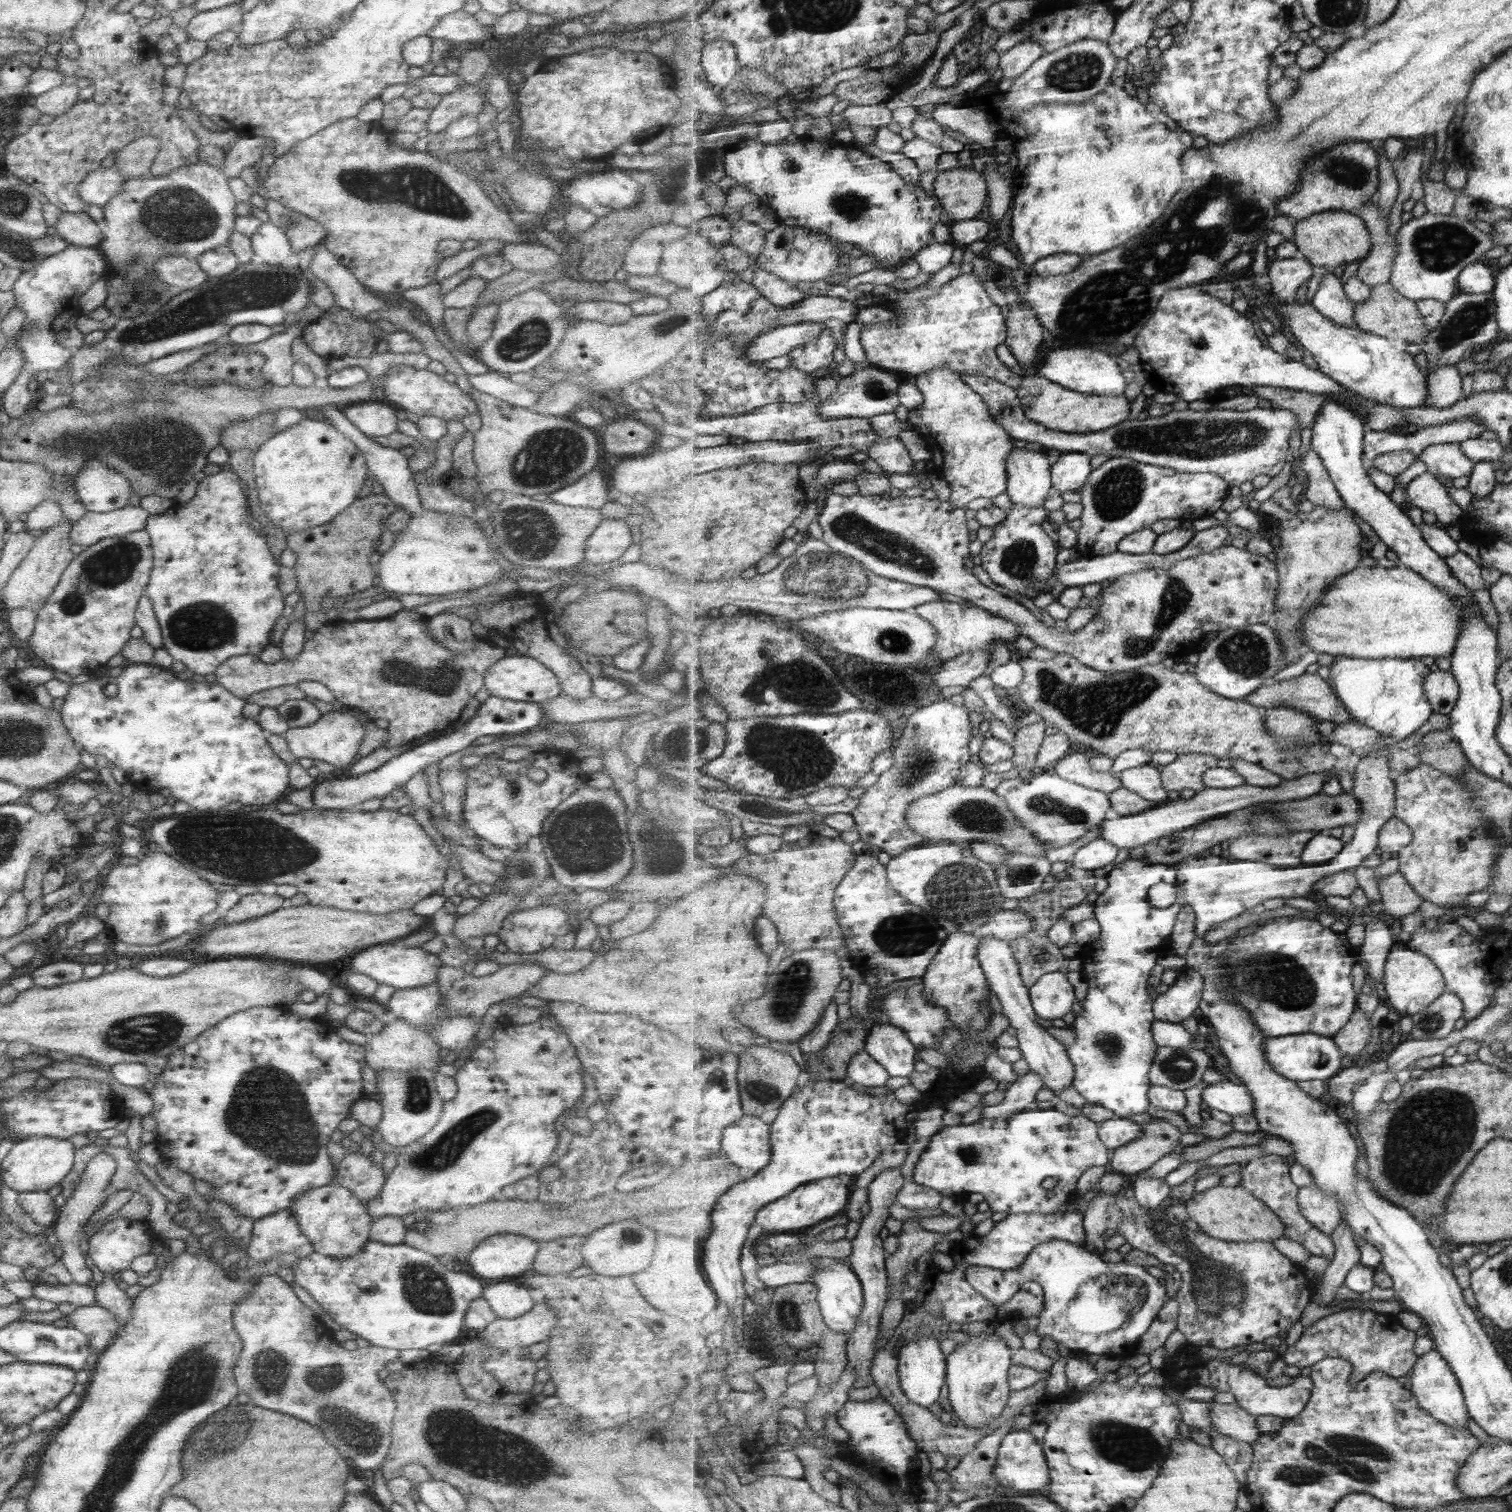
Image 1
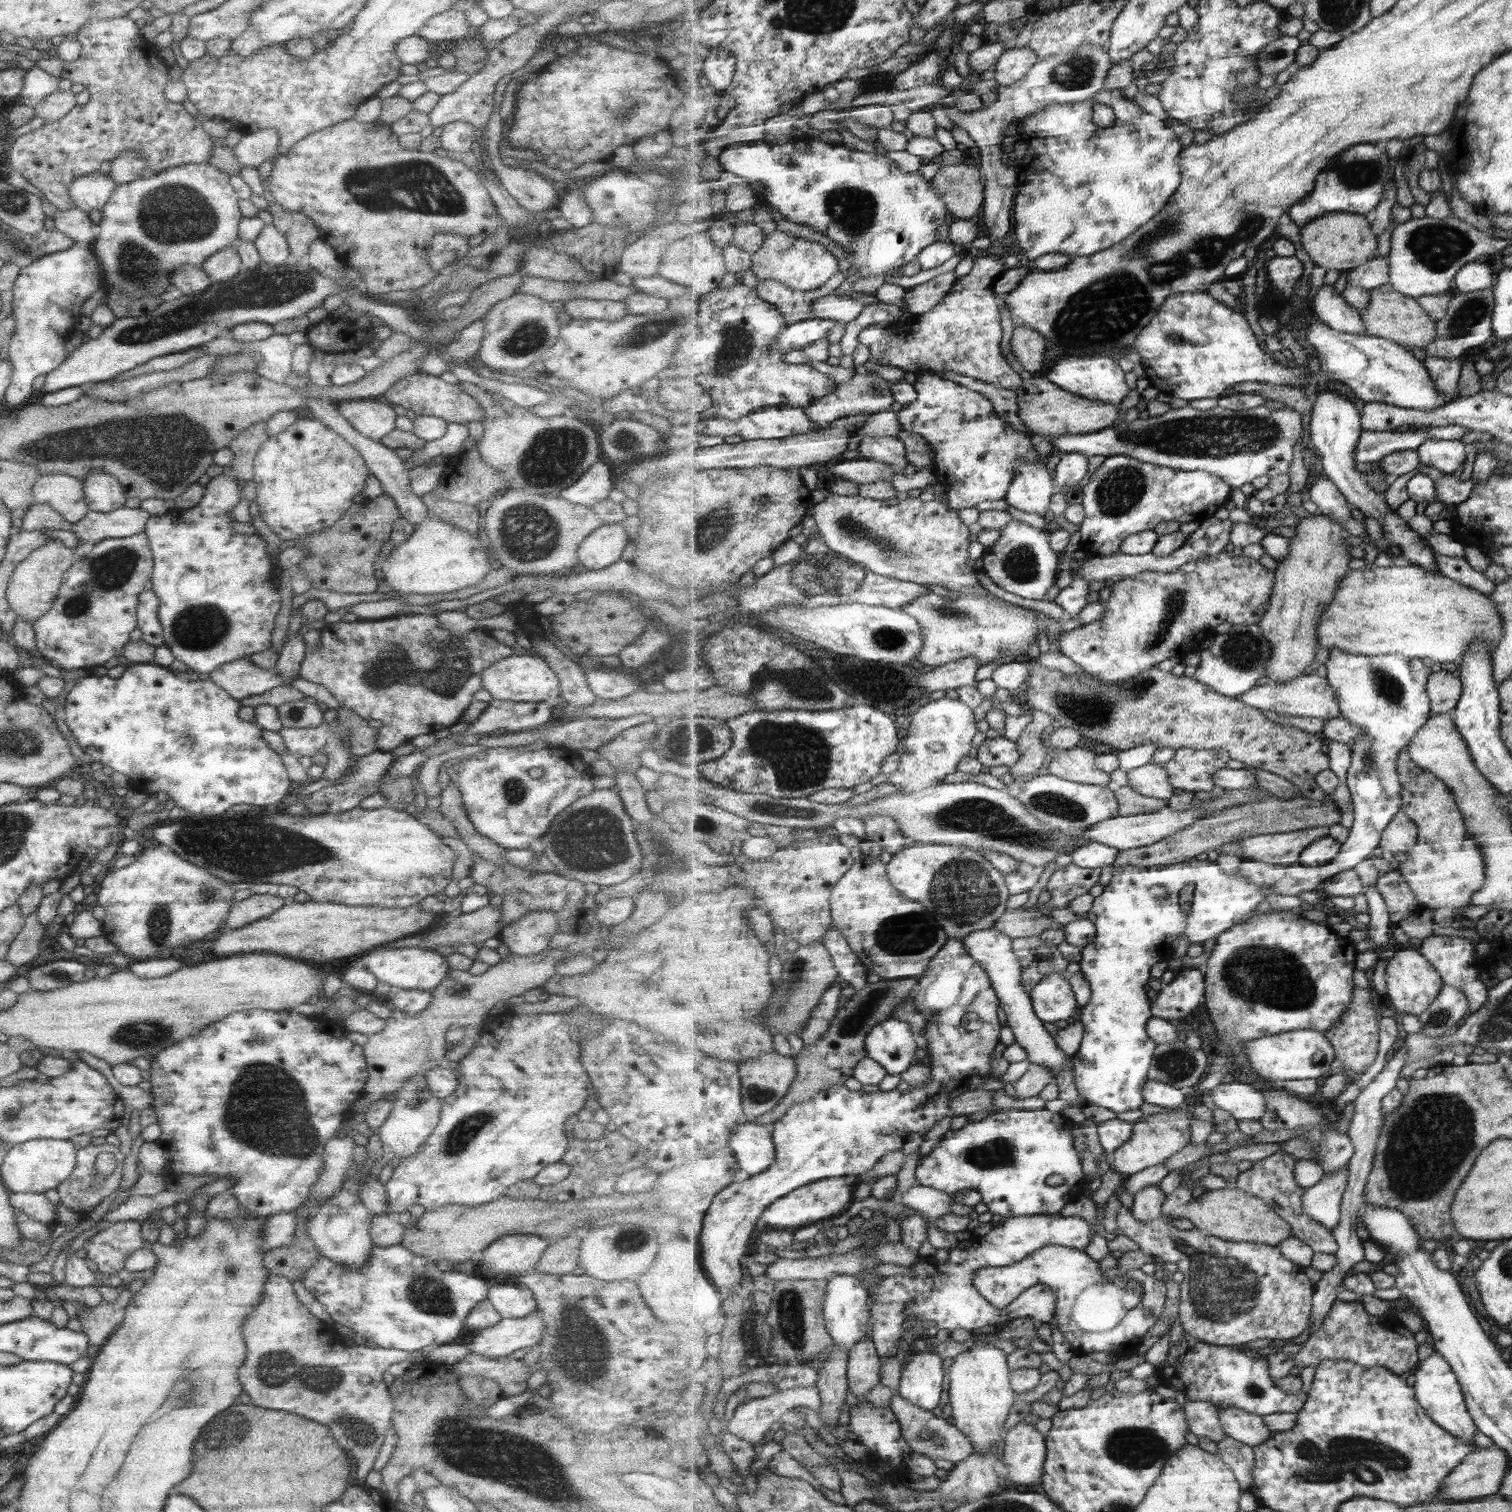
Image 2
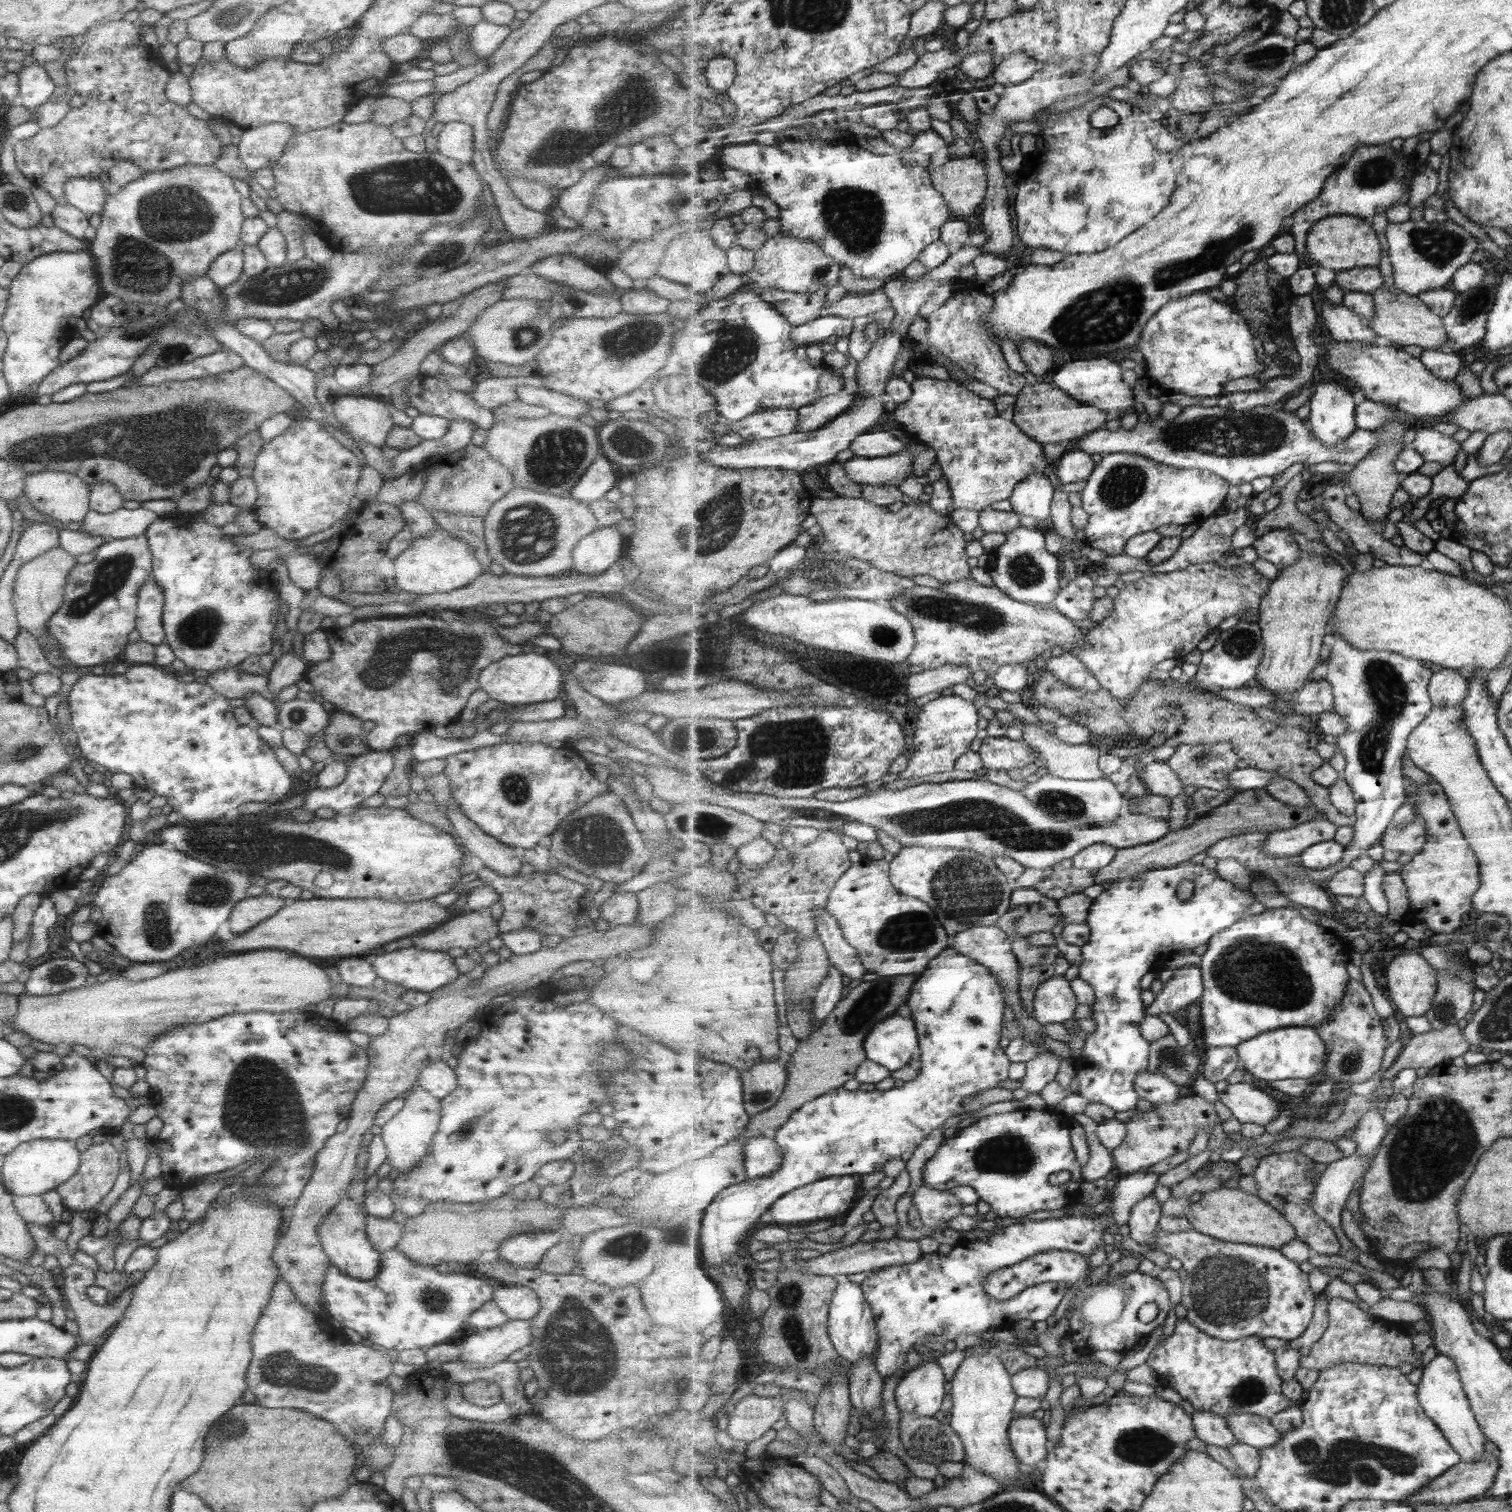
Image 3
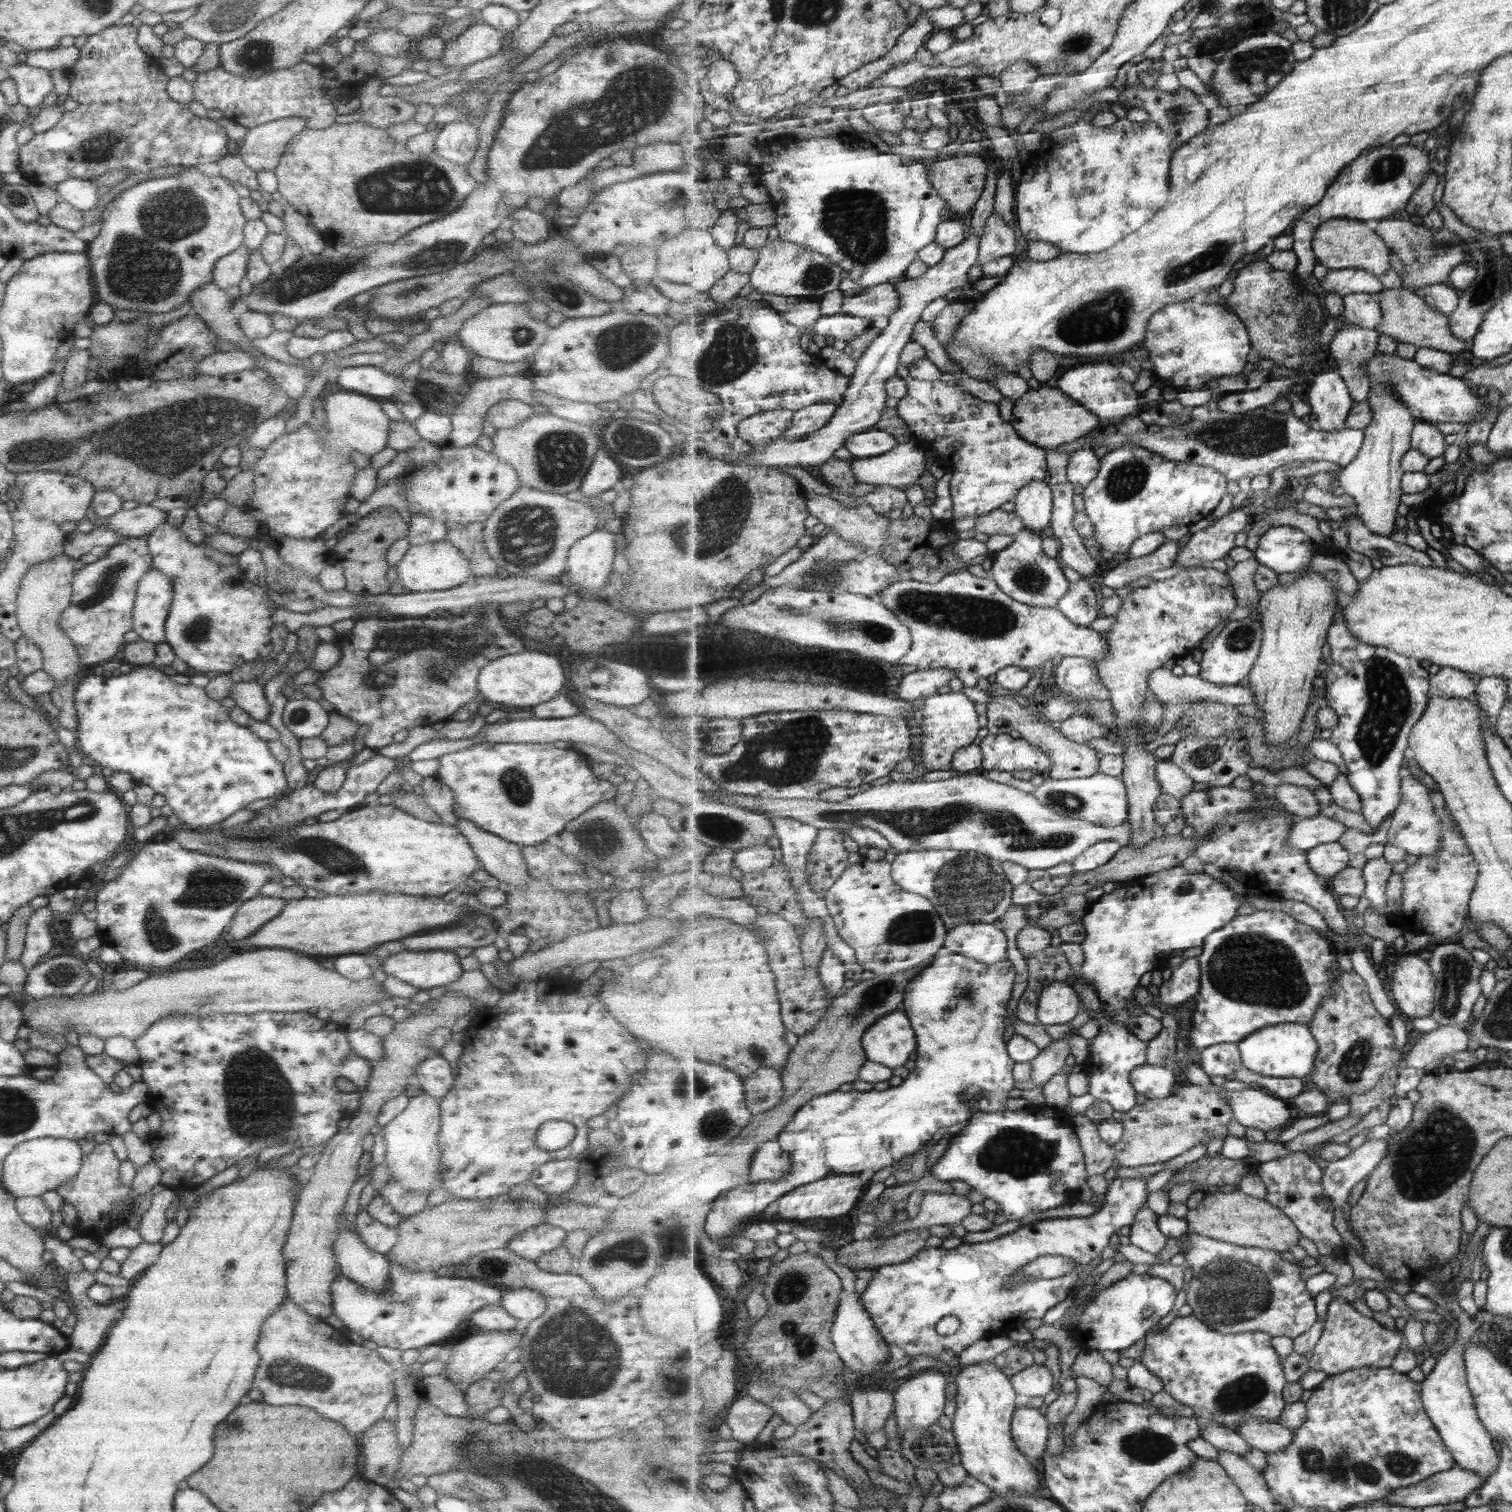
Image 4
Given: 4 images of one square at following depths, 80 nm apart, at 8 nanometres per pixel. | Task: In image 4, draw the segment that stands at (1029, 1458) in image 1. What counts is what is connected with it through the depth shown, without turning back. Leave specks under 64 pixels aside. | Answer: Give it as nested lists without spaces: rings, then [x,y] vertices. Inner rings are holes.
[[[1020,1405],[1014,1412],[1012,1420],[1012,1435],[1017,1448],[1033,1458],[1043,1459],[1047,1456],[1047,1440],[1049,1440],[1050,1422],[1047,1422],[1044,1411],[1038,1408],[1028,1408]]]

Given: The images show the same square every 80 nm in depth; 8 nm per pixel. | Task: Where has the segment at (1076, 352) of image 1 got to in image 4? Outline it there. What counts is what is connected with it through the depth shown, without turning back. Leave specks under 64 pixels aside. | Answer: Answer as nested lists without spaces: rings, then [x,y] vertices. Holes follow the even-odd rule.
[[[1095,362],[1095,364],[1081,364],[1077,368],[1071,368],[1067,372],[1062,372],[1057,380],[1057,387],[1065,395],[1072,397],[1088,408],[1093,415],[1097,415],[1101,421],[1106,423],[1119,423],[1131,414],[1139,410],[1141,399],[1137,396],[1135,388],[1131,382],[1125,382],[1119,374],[1119,368],[1109,362]]]

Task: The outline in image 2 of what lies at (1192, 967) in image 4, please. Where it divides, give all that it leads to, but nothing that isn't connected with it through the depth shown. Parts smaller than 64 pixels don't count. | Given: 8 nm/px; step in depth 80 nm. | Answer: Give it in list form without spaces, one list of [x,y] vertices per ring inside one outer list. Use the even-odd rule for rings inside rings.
[[[1175,969],[1174,979],[1163,985],[1152,1002],[1153,1017],[1179,1021],[1206,1000],[1207,982],[1201,970]]]

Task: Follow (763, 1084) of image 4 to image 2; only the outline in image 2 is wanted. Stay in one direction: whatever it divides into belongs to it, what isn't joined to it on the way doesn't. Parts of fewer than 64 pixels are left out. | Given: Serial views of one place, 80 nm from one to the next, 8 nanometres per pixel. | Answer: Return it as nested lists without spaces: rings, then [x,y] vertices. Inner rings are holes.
[[[764,1052],[757,1058],[750,1058],[739,1064],[742,1078],[742,1092],[744,1094],[744,1112],[750,1120],[756,1120],[759,1116],[765,1116],[767,1112],[775,1110],[775,1107],[784,1099],[790,1091],[793,1081],[797,1076],[797,1064],[792,1056],[782,1056],[774,1052]]]

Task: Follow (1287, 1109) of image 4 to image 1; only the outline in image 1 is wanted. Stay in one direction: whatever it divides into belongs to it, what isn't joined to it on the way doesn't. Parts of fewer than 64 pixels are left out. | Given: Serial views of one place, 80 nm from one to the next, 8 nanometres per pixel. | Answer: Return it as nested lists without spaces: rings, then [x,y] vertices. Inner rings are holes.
[[[1219,1081],[1210,1084],[1201,1094],[1203,1106],[1215,1108],[1232,1117],[1247,1117],[1255,1114],[1256,1099],[1243,1084]]]

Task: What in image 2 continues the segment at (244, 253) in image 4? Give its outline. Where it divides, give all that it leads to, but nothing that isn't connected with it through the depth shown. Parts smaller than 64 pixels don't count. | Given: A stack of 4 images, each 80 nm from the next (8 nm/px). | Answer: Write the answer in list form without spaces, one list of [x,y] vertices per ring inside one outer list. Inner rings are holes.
[[[228,246],[208,256],[201,269],[212,283],[225,282],[242,269],[242,264],[237,251]]]

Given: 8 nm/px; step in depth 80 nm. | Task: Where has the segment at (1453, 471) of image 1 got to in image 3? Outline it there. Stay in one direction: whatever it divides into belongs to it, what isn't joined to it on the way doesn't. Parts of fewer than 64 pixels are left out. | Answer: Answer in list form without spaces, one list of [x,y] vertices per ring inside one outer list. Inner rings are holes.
[[[1419,428],[1411,446],[1417,449],[1427,462],[1442,462],[1445,466],[1453,466],[1451,460],[1459,454],[1459,445],[1451,436],[1437,432],[1433,428]]]

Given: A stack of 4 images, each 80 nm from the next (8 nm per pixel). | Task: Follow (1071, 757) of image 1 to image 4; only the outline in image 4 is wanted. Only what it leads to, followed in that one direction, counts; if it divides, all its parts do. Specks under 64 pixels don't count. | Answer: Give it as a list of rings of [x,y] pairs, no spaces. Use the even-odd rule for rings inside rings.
[[[982,678],[977,688],[989,695],[991,700],[987,704],[987,728],[989,732],[999,734],[1009,734],[1011,730],[1017,730],[1025,740],[1031,741],[1034,745],[1042,748],[1053,760],[1052,770],[1046,776],[1051,776],[1055,780],[1074,779],[1090,777],[1100,771],[1100,760],[1102,754],[1095,748],[1091,748],[1088,743],[1078,743],[1071,740],[1065,733],[1062,733],[1053,723],[1049,726],[1039,722],[1038,717],[1026,707],[1015,702],[1008,692],[992,690],[991,682],[987,678]]]

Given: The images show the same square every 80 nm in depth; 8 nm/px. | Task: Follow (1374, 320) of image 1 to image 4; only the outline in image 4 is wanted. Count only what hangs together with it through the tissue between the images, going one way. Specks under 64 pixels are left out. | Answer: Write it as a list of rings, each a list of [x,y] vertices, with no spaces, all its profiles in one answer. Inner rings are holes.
[[[1405,286],[1383,289],[1376,297],[1384,314],[1383,322],[1377,328],[1379,332],[1391,336],[1397,342],[1407,342],[1417,348],[1433,348],[1445,353],[1460,353],[1467,348],[1467,341],[1452,331],[1450,315],[1430,305],[1413,289]]]

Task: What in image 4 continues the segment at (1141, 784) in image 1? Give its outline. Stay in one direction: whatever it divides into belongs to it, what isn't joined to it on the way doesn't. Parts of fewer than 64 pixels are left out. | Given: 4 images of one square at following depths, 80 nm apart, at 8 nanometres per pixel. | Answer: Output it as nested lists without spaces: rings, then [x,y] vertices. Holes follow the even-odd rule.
[[[1159,761],[1156,771],[1161,786],[1164,788],[1164,794],[1182,799],[1193,792],[1195,788],[1193,777],[1173,761]]]

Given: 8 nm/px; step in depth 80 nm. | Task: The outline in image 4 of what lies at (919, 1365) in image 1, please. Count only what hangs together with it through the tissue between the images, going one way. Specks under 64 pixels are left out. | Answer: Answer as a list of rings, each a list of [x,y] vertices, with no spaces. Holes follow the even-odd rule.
[[[930,1369],[929,1371],[916,1372],[897,1388],[894,1393],[896,1400],[894,1415],[899,1425],[898,1434],[901,1436],[901,1440],[908,1430],[914,1430],[914,1428],[927,1430],[930,1426],[937,1424],[937,1420],[945,1414],[945,1407],[948,1403],[945,1386],[947,1386],[947,1376],[939,1372],[938,1369]]]

